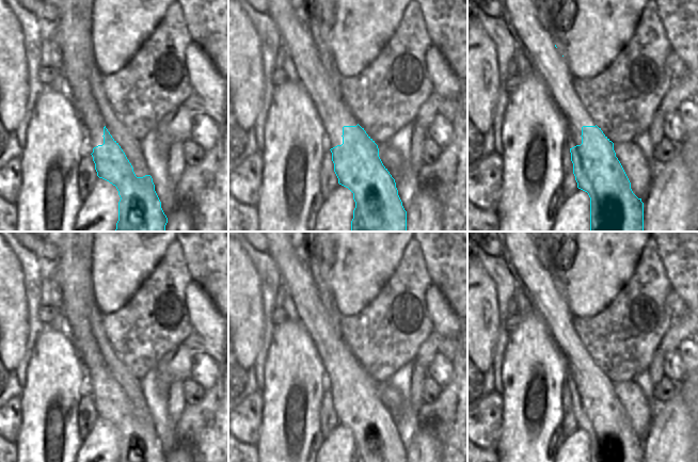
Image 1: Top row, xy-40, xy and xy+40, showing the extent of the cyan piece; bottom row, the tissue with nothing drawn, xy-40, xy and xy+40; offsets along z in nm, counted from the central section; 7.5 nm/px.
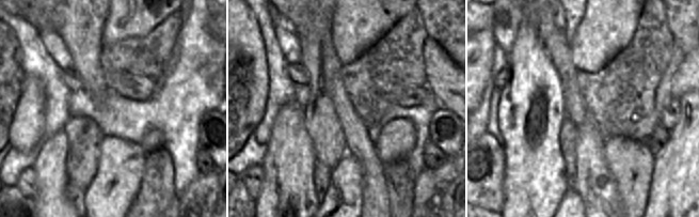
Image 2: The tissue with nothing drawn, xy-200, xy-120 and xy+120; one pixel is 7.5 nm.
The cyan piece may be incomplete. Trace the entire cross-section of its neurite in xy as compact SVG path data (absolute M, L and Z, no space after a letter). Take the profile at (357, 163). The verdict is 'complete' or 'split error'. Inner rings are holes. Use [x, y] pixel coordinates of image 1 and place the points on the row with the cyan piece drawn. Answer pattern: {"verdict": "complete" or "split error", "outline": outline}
{"verdict": "split error", "outline": "M290 0L267 1L268 14L279 29L281 45L287 50L296 67L297 80L308 93L315 107L327 107L332 112L336 127L343 137L343 144L330 150L338 184L353 193L355 208L351 232L407 232L407 211L398 195L395 179L383 165L378 145L358 124L340 94L334 91L307 26L298 18L298 12Z"}

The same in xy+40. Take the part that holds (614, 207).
{"verdict": "split error", "outline": "M499 0L507 12L507 20L522 49L528 54L535 73L543 80L556 107L561 107L570 116L582 137L582 144L570 148L573 174L577 188L590 197L590 232L644 232L644 203L631 189L631 182L616 157L614 143L599 128L584 105L574 86L573 76L564 55L557 49L551 33L539 20L539 6L535 0Z"}

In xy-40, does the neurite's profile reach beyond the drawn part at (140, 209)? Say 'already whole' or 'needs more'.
needs more

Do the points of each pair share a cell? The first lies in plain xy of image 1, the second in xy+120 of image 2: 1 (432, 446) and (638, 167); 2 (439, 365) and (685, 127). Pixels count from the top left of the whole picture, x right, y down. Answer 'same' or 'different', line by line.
1: different
2: different

